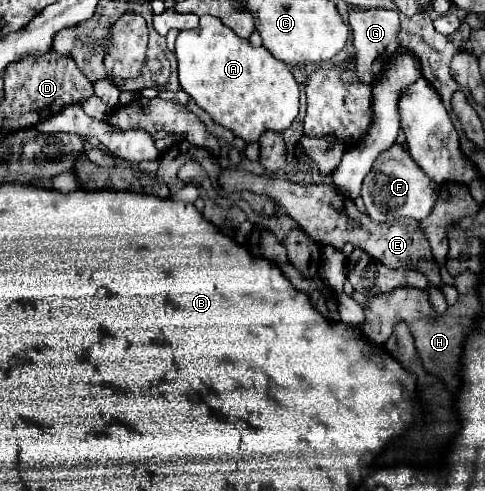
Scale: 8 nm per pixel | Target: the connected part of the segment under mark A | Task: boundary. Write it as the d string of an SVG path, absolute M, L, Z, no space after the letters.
M202 16L198 28L178 34L174 52L178 58L178 74L182 90L188 92L196 100L196 104L212 116L216 124L222 124L224 128L232 130L246 142L258 142L266 130L282 132L298 116L300 88L288 66L282 64L282 60L270 56L266 48L254 48L250 40L236 36L230 28L222 24L222 20L214 16Z

